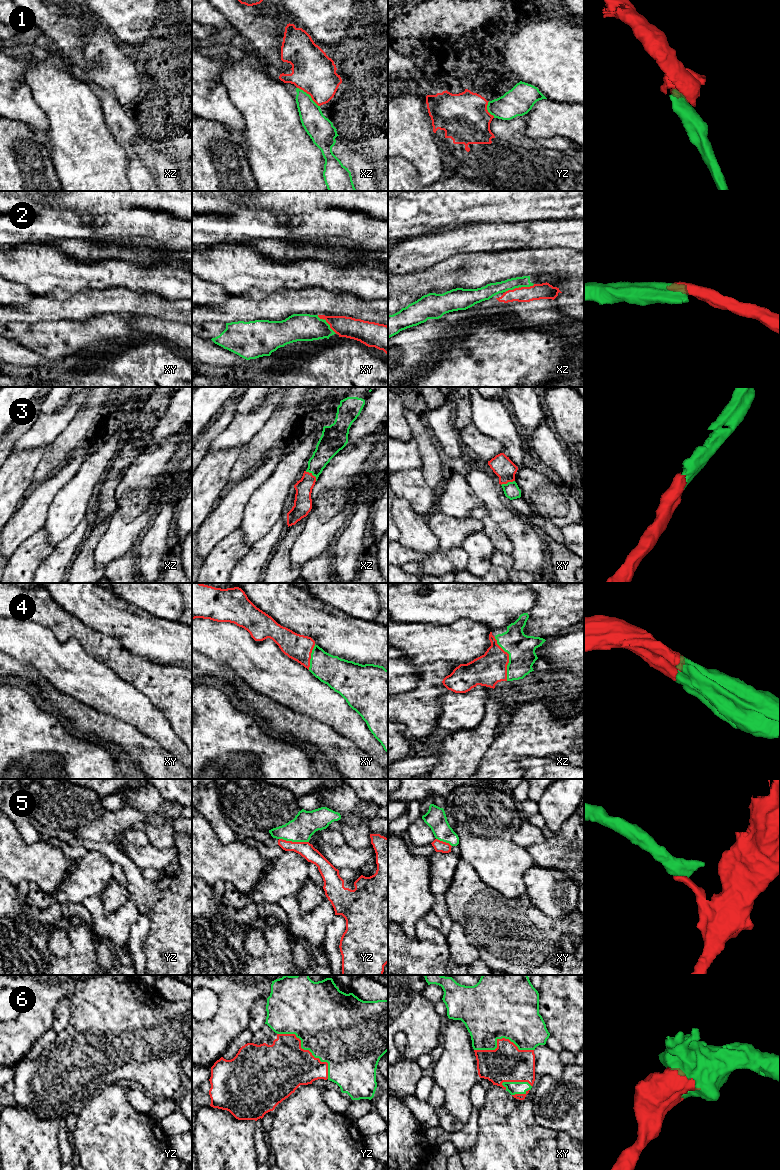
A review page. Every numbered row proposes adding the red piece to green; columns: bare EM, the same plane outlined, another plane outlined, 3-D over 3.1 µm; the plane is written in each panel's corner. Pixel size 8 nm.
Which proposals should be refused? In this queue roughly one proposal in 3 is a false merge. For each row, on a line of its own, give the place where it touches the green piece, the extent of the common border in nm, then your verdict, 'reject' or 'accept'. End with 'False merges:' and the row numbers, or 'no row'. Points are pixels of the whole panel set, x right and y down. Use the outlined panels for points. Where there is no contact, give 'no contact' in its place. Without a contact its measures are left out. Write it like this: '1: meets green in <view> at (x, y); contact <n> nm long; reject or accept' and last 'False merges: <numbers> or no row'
1: meets green in xz at (309, 95); contact 240 nm long; reject
2: meets green in xz at (519, 286); contact 240 nm long; reject
3: meets green in xz at (312, 474); contact 120 nm long; accept
4: meets green in xz at (509, 659); contact 360 nm long; accept
5: meets green in yz at (294, 841); contact 240 nm long; reject
6: meets green in yz at (307, 1049); contact 550 nm long; accept
False merges: 1, 2, 5

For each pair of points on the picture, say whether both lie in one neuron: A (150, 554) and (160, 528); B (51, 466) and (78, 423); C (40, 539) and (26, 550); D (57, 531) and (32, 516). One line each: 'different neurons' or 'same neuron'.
A: same neuron
B: same neuron
C: same neuron
D: different neurons

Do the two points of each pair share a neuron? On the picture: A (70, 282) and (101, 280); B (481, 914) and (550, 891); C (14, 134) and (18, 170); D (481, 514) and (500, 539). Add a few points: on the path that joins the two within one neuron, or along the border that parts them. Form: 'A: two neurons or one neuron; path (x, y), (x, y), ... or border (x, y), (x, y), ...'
A: one neuron; path (78, 279), (93, 279)
B: two neurons; border (525, 893), (529, 901), (545, 915)
C: one neuron; path (14, 143), (14, 161)
D: one neuron; path (486, 520), (494, 533)

